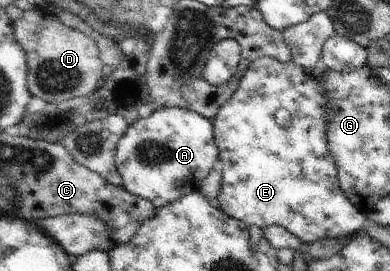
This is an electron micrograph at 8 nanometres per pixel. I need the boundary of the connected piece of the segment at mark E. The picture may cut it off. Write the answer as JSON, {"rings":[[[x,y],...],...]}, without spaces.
{"rings":[[[261,57],[255,59],[249,68],[245,71],[241,82],[237,90],[233,93],[233,96],[229,99],[227,104],[224,104],[220,108],[220,111],[216,114],[212,120],[214,124],[214,136],[215,144],[219,149],[219,160],[223,162],[223,171],[221,186],[219,194],[217,194],[215,200],[216,207],[221,209],[227,216],[243,222],[247,227],[260,226],[262,229],[271,226],[271,224],[279,224],[283,226],[305,243],[313,244],[318,240],[325,240],[325,238],[349,238],[353,236],[355,232],[359,232],[363,225],[369,220],[365,213],[363,213],[355,204],[351,204],[347,200],[347,196],[343,194],[343,190],[340,187],[340,180],[338,176],[337,164],[335,164],[335,158],[329,154],[329,142],[327,142],[327,128],[329,128],[329,108],[327,108],[327,102],[329,98],[325,98],[325,88],[323,88],[323,82],[325,78],[321,78],[325,72],[331,72],[329,68],[320,68],[315,66],[314,68],[303,68],[299,64],[295,64],[293,60],[287,60],[285,64],[279,62],[277,58],[273,57]]]}

